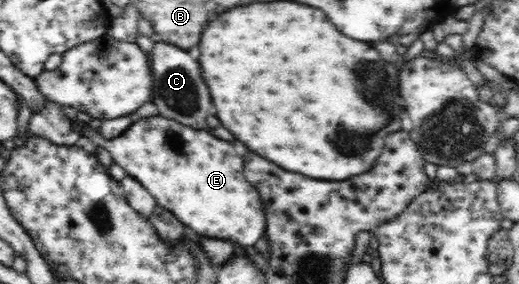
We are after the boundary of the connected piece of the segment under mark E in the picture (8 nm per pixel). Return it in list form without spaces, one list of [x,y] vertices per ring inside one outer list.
[[[71,107],[64,108],[64,114],[72,122],[81,125],[80,132],[93,141],[97,147],[106,148],[112,160],[119,164],[126,174],[137,180],[151,196],[155,198],[156,204],[172,212],[195,236],[204,238],[218,238],[228,240],[239,246],[254,246],[261,238],[266,236],[266,222],[264,216],[263,201],[258,188],[245,180],[243,176],[243,158],[237,154],[235,146],[211,136],[205,130],[193,130],[187,128],[174,119],[167,116],[153,116],[151,118],[134,118],[131,126],[111,140],[103,138],[98,130],[92,128],[88,123],[77,119],[78,111]]]

